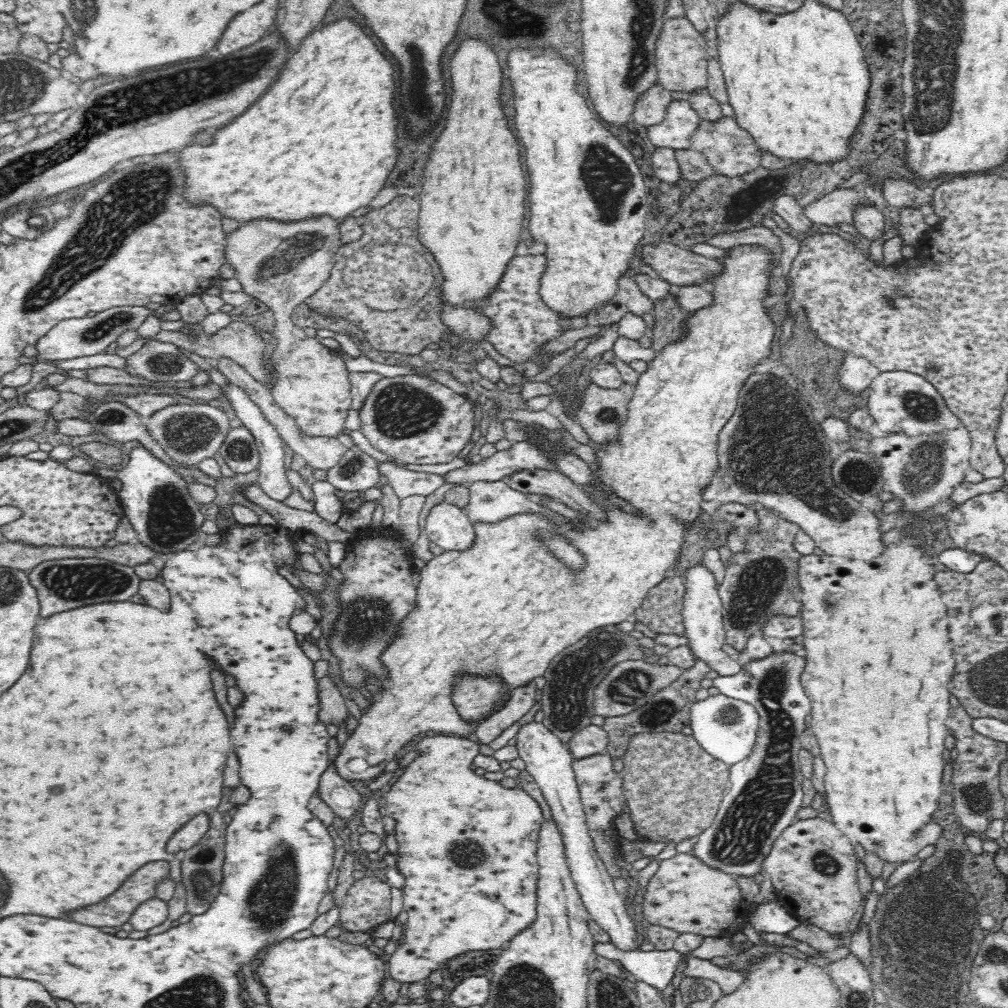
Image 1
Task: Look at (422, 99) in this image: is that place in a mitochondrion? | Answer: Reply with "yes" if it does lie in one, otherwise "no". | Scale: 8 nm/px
yes

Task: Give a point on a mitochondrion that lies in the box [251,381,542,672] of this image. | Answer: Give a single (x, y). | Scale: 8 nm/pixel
(367, 621)

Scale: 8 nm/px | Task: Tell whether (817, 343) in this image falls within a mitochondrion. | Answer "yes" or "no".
no

